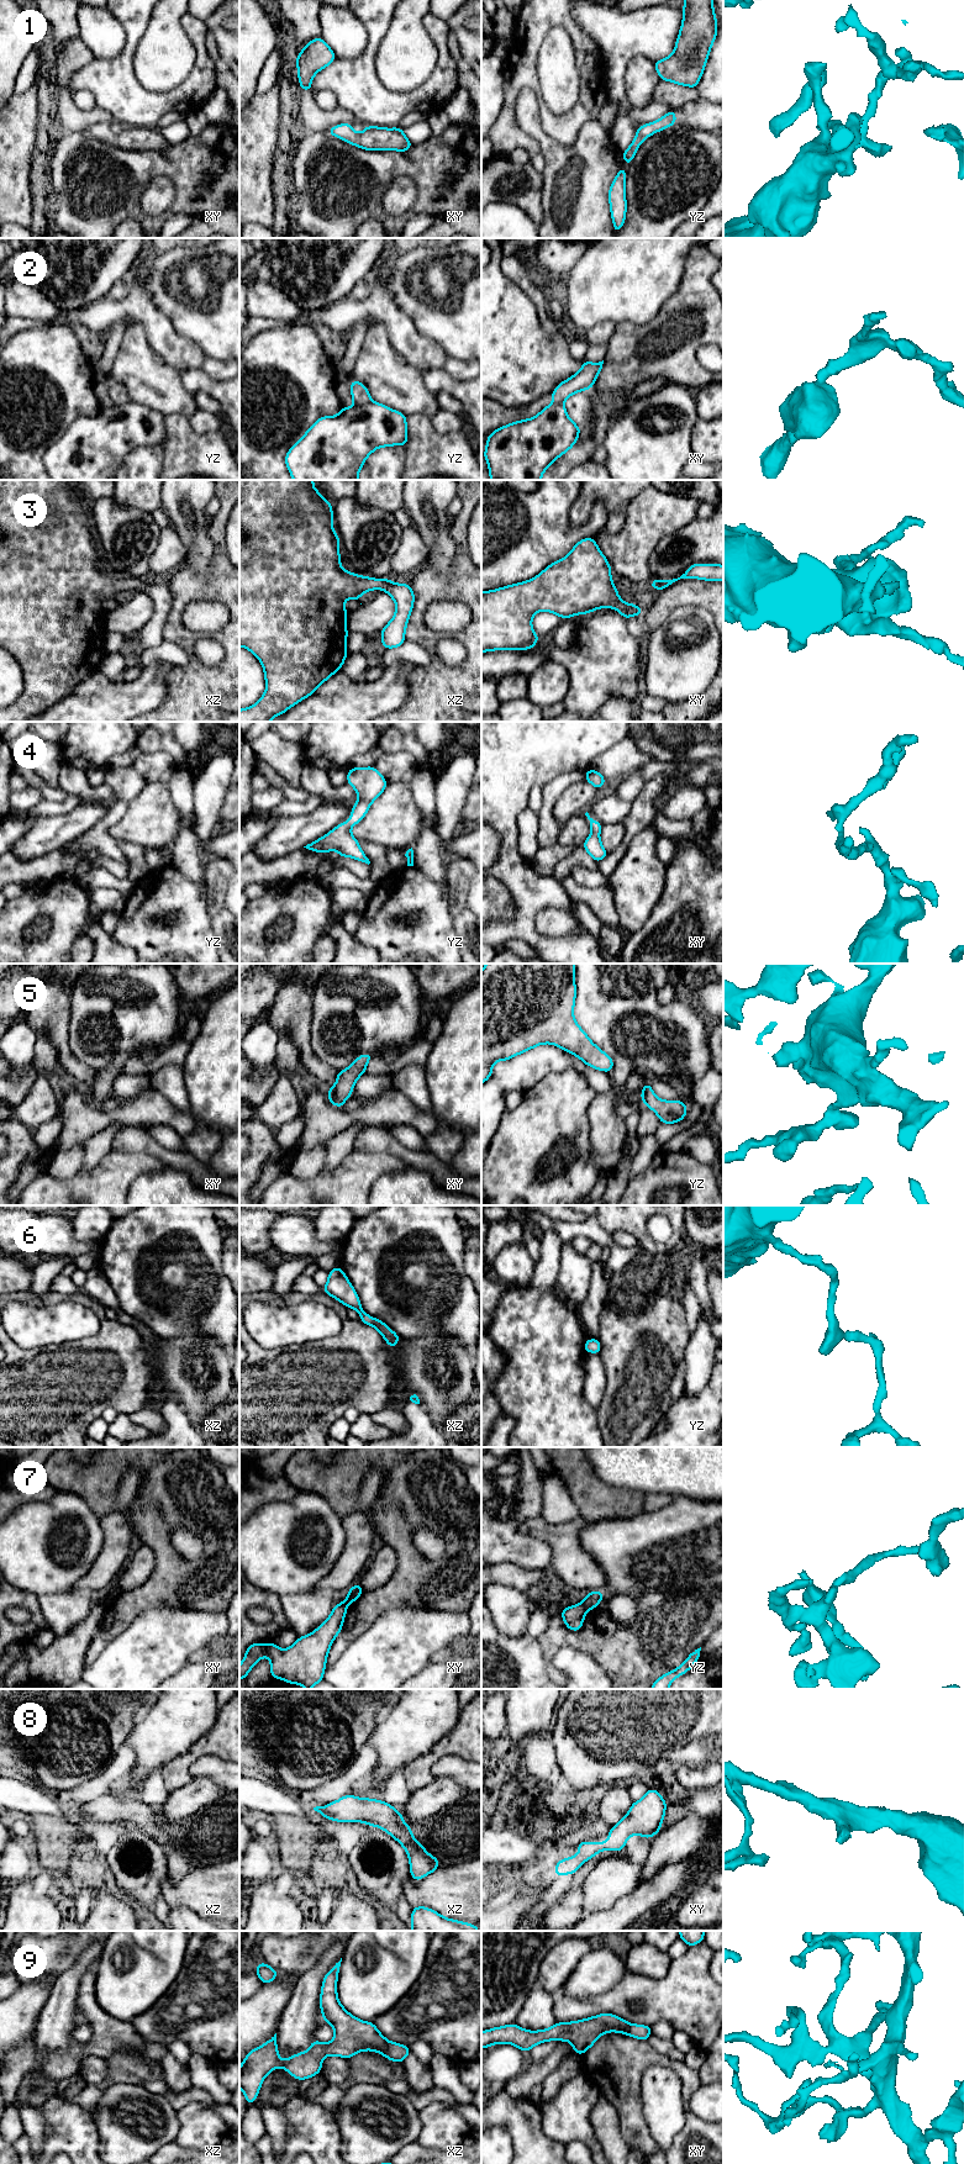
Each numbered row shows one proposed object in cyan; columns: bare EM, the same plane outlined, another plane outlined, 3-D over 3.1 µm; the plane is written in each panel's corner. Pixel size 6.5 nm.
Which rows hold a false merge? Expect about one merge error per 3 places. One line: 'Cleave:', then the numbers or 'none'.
Cleave: 2, 7

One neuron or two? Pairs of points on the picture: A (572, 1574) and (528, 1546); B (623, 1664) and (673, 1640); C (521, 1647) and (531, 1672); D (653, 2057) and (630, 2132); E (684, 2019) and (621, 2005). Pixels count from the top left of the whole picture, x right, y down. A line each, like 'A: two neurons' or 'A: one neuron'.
A: two neurons
B: one neuron
C: one neuron
D: one neuron
E: one neuron

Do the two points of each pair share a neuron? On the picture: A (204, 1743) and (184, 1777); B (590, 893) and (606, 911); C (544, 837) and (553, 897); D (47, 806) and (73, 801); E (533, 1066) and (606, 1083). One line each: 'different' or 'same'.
A: same
B: same
C: different
D: same
E: same

